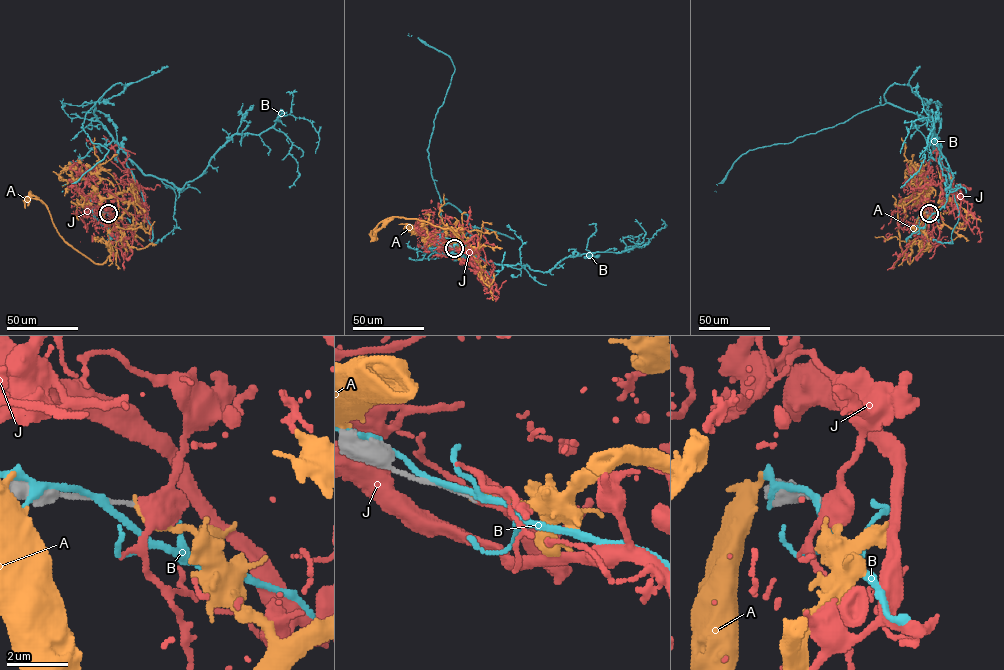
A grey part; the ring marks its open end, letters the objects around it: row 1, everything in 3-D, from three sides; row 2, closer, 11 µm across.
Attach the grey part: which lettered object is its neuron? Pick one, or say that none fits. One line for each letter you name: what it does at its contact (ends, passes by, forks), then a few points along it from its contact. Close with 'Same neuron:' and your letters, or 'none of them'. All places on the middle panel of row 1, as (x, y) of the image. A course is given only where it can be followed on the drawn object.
Same neuron: none of them

